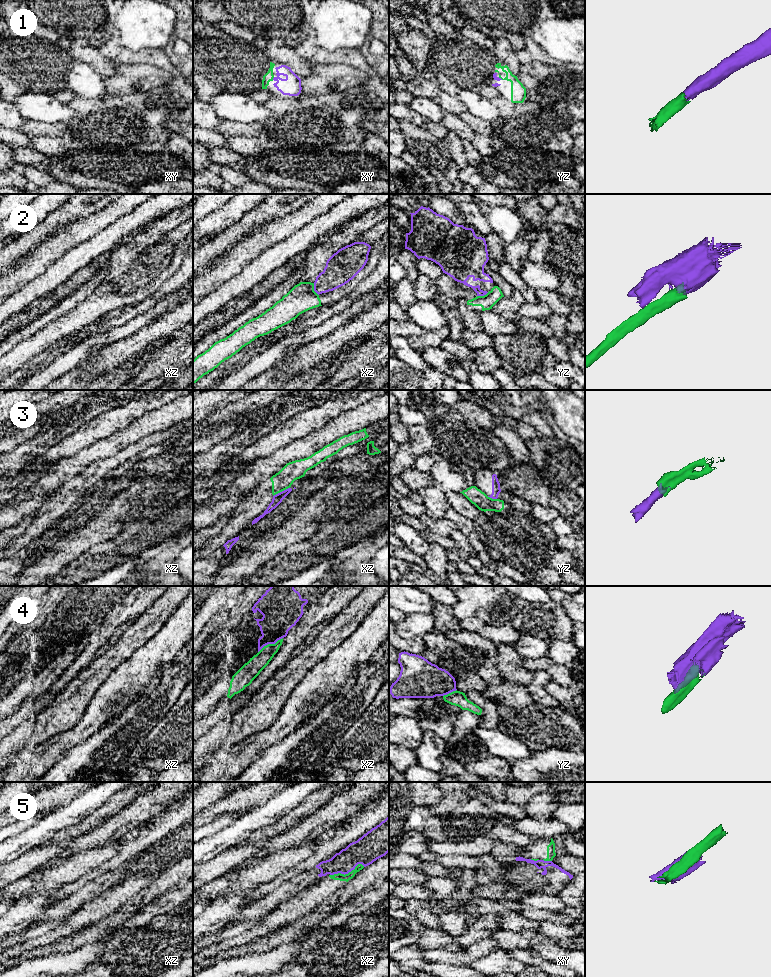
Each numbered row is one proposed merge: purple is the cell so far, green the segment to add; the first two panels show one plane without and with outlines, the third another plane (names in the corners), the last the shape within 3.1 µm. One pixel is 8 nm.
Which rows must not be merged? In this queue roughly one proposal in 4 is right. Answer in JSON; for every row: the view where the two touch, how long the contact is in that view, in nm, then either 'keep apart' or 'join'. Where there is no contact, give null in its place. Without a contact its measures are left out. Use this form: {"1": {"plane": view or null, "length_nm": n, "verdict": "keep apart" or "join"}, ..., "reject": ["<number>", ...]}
{"1": {"plane": "xy", "length_nm": 30, "verdict": "join"}, "2": {"plane": "xz", "length_nm": 110, "verdict": "keep apart"}, "3": {"plane": "xz", "length_nm": 150, "verdict": "keep apart"}, "4": {"plane": "xz", "length_nm": 240, "verdict": "keep apart"}, "5": {"plane": "xz", "length_nm": 280, "verdict": "keep apart"}, "reject": ["2", "3", "4", "5"]}

